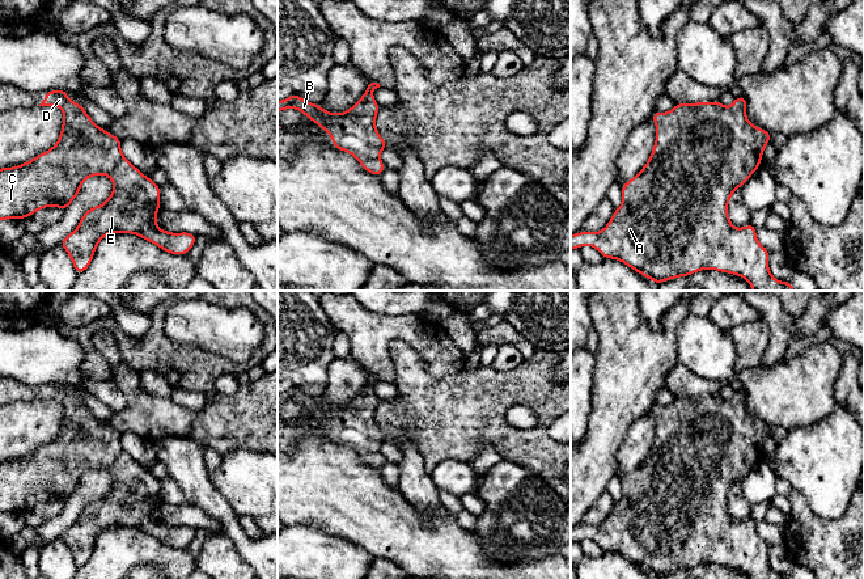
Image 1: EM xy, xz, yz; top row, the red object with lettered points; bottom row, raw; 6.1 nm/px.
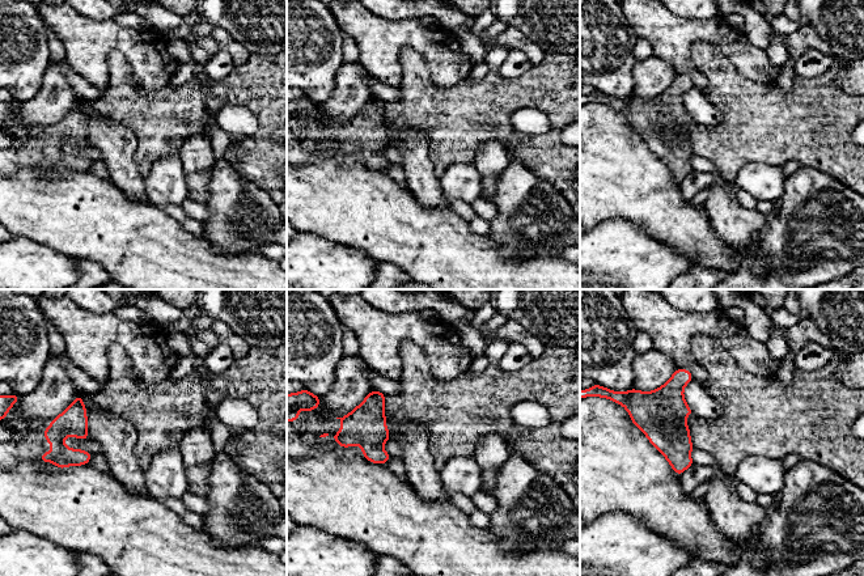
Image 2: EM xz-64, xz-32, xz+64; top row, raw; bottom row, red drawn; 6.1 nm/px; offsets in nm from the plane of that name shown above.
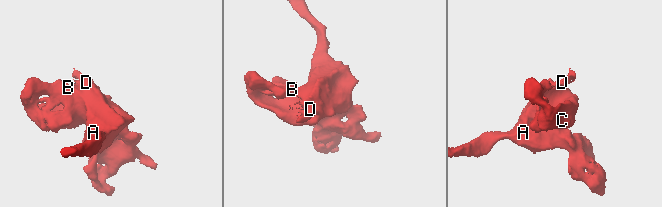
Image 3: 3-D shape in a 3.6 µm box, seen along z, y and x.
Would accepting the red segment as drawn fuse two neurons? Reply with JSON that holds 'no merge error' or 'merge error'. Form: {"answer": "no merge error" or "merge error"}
{"answer": "no merge error"}

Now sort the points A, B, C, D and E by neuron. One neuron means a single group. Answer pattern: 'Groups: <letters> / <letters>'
Groups: A B C D E

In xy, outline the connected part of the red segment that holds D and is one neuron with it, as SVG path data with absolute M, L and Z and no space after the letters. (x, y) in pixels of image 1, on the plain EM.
M67 385L43 386L46 392L38 398L58 400L63 403L64 411L58 436L25 457L0 462L0 514L25 512L43 500L60 500L64 504L77 490L86 472L105 468L114 477L110 491L101 499L88 503L77 521L60 536L71 550L77 567L88 562L96 541L109 527L137 528L164 545L177 549L186 548L195 537L196 529L187 525L171 527L157 520L160 479L123 449L122 434L98 420L81 398L67 390Z

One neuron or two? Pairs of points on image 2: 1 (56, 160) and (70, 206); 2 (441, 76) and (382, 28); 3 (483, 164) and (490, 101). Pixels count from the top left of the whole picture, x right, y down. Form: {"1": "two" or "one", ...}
{"1": "two", "2": "one", "3": "two"}

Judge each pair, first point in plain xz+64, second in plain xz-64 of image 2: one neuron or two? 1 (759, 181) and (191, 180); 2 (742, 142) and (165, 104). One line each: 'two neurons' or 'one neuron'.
1: two neurons
2: one neuron

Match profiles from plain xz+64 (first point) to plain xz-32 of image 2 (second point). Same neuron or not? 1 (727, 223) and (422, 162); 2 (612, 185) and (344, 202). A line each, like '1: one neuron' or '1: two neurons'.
1: one neuron
2: one neuron

